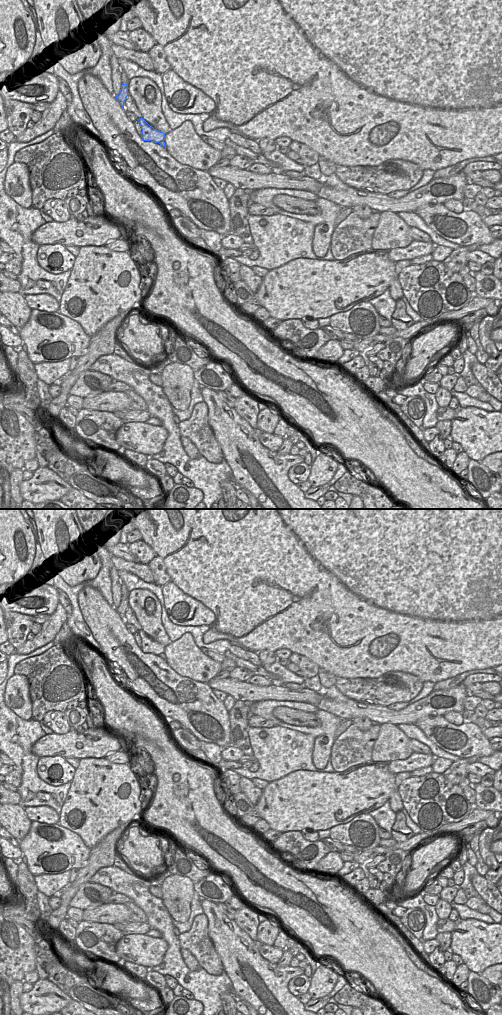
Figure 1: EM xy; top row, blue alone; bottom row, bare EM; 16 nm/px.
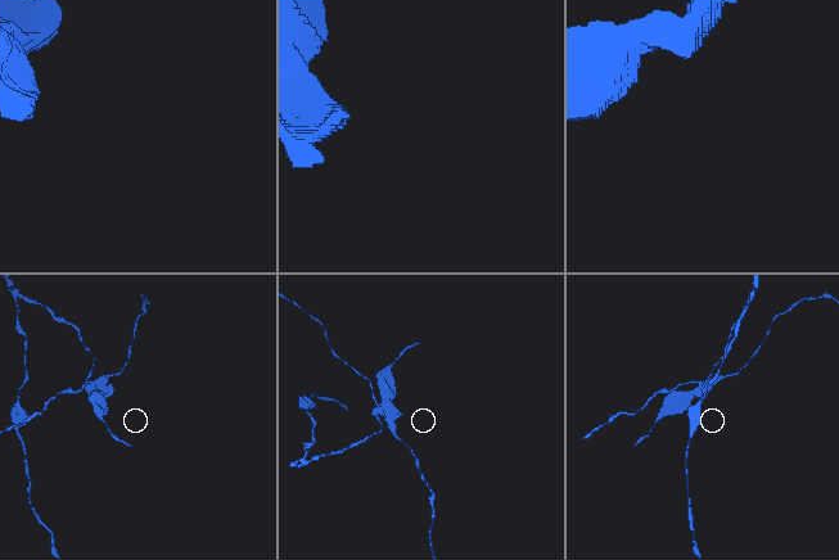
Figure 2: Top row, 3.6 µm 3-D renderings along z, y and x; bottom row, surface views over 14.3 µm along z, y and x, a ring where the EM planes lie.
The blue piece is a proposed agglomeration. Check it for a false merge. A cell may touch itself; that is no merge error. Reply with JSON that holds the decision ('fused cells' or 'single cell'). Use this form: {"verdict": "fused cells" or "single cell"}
{"verdict": "fused cells"}

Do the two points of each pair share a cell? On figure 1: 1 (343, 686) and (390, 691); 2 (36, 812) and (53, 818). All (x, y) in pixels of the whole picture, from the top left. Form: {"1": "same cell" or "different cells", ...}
{"1": "same cell", "2": "same cell"}

